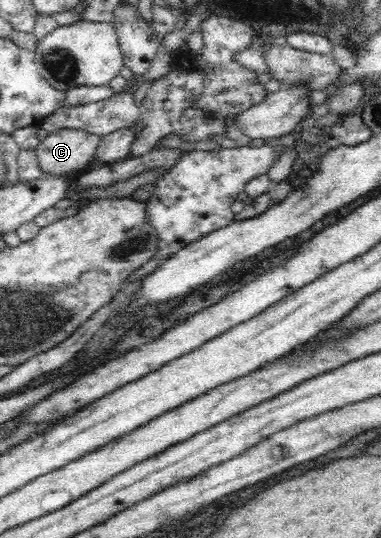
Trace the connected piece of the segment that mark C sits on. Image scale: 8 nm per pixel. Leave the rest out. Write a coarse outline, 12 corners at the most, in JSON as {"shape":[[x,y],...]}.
{"shape":[[80,129],[49,132],[35,149],[45,174],[72,174],[103,138]]}

